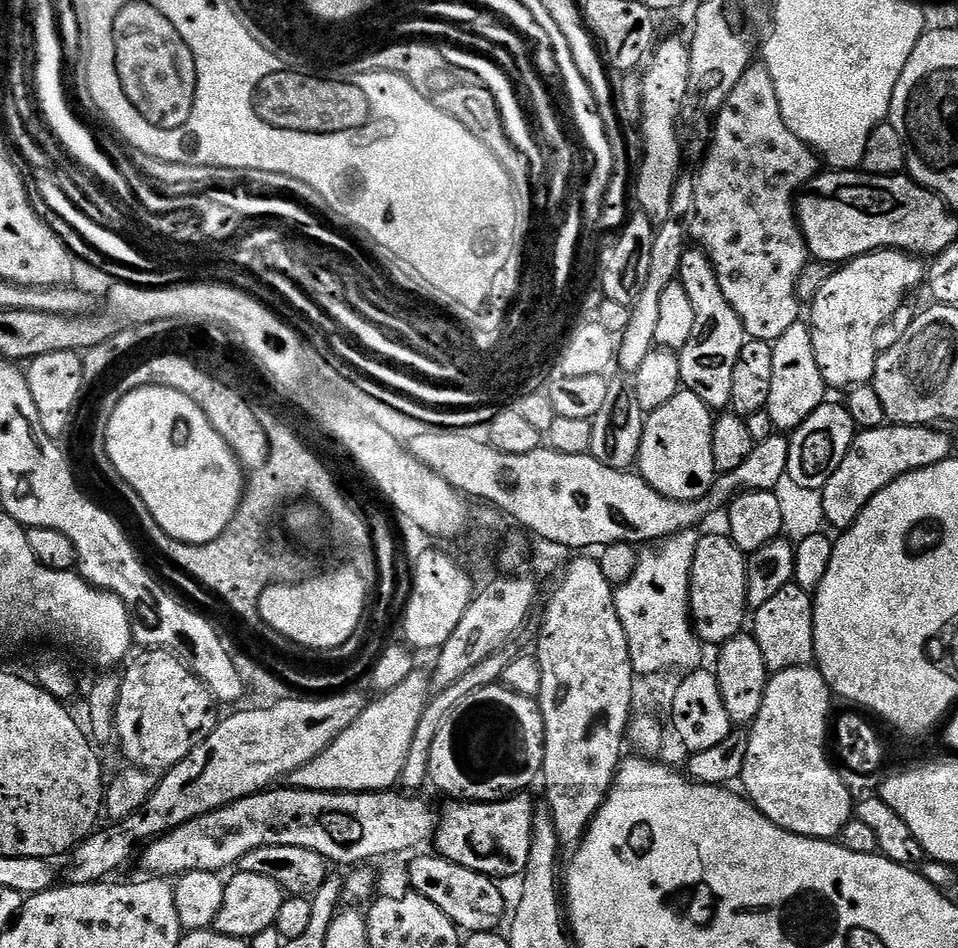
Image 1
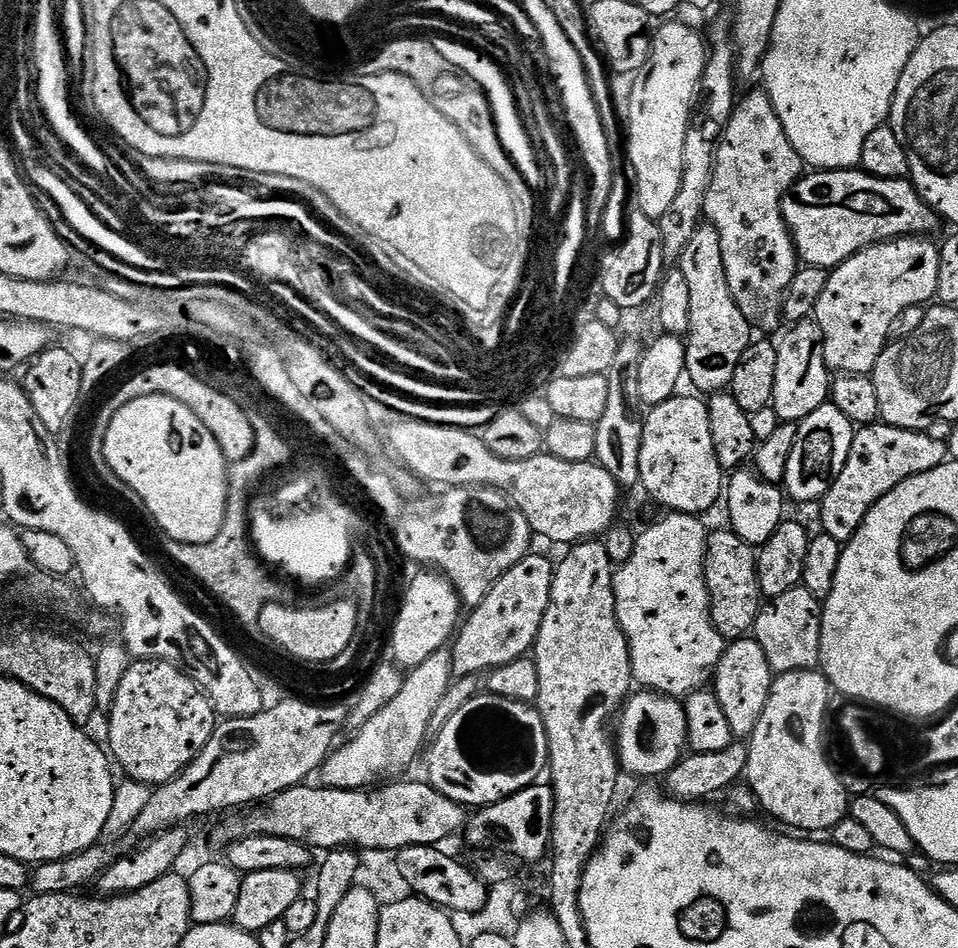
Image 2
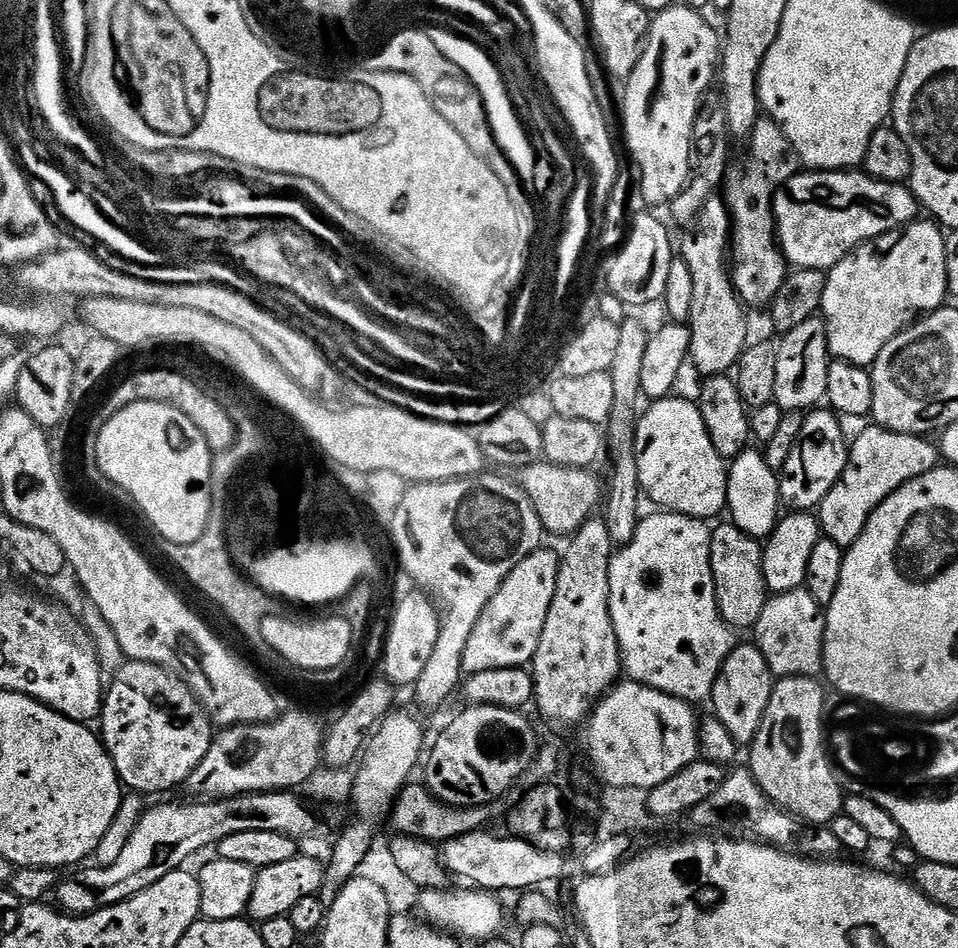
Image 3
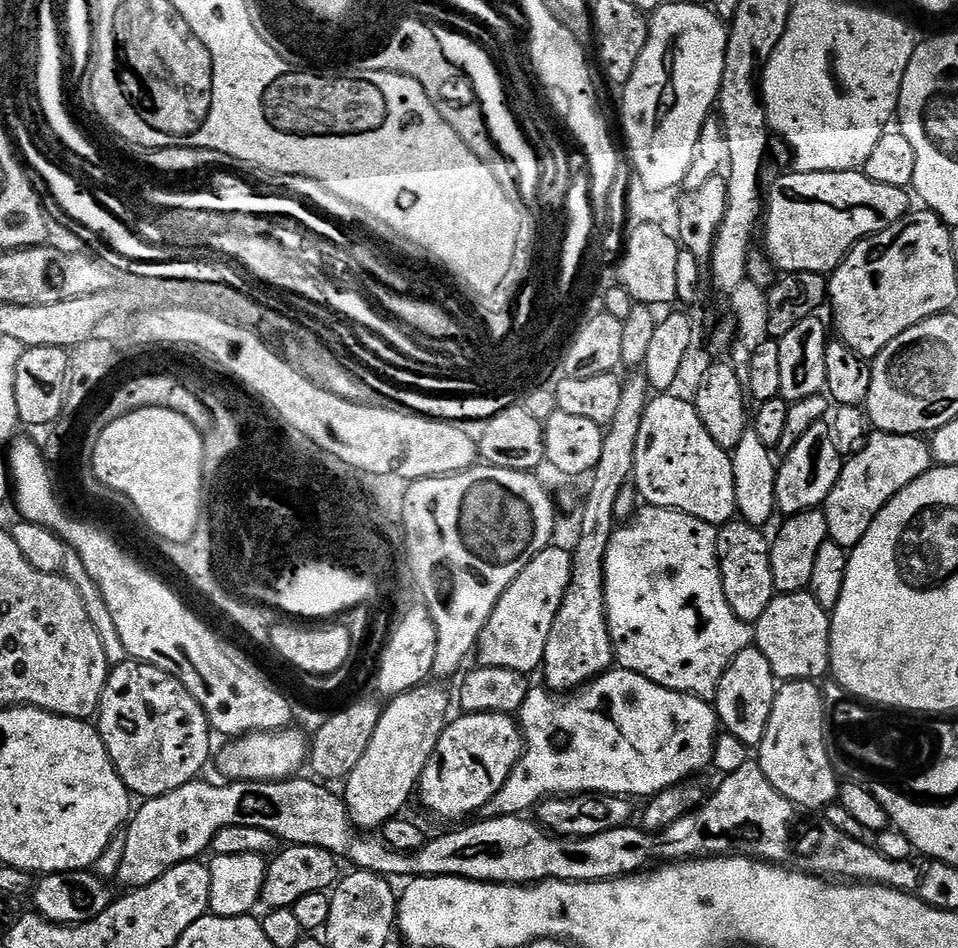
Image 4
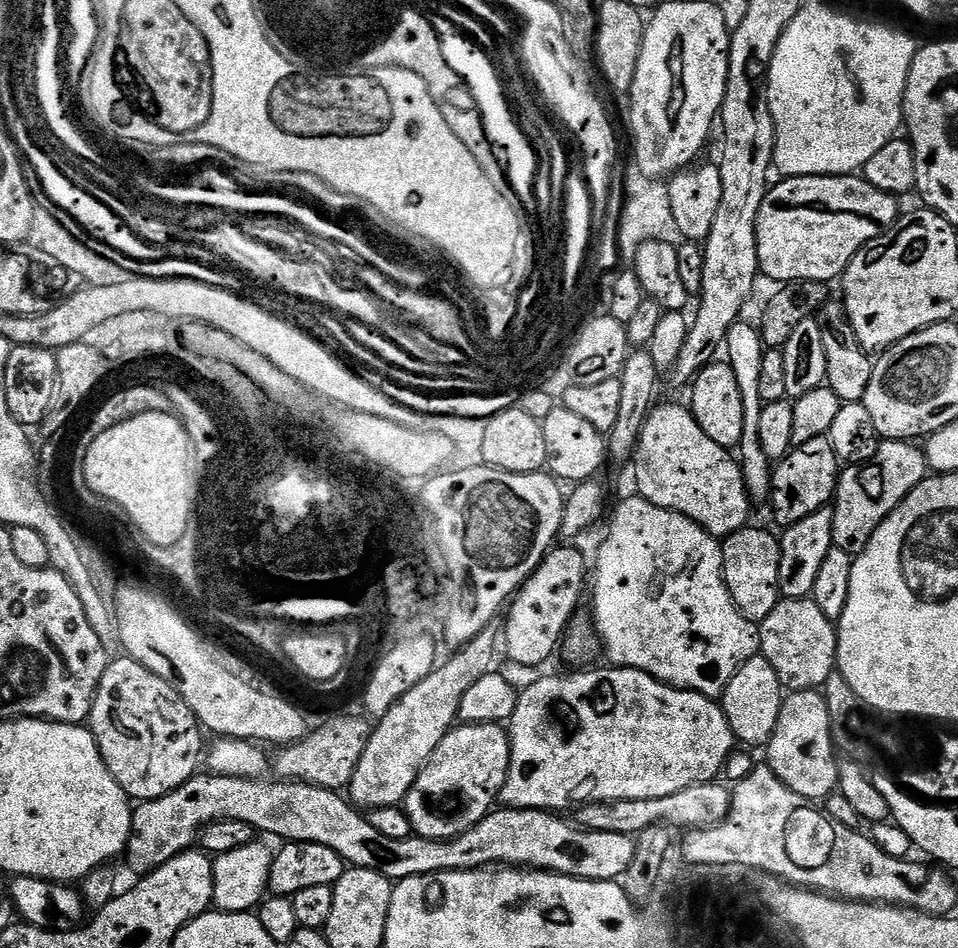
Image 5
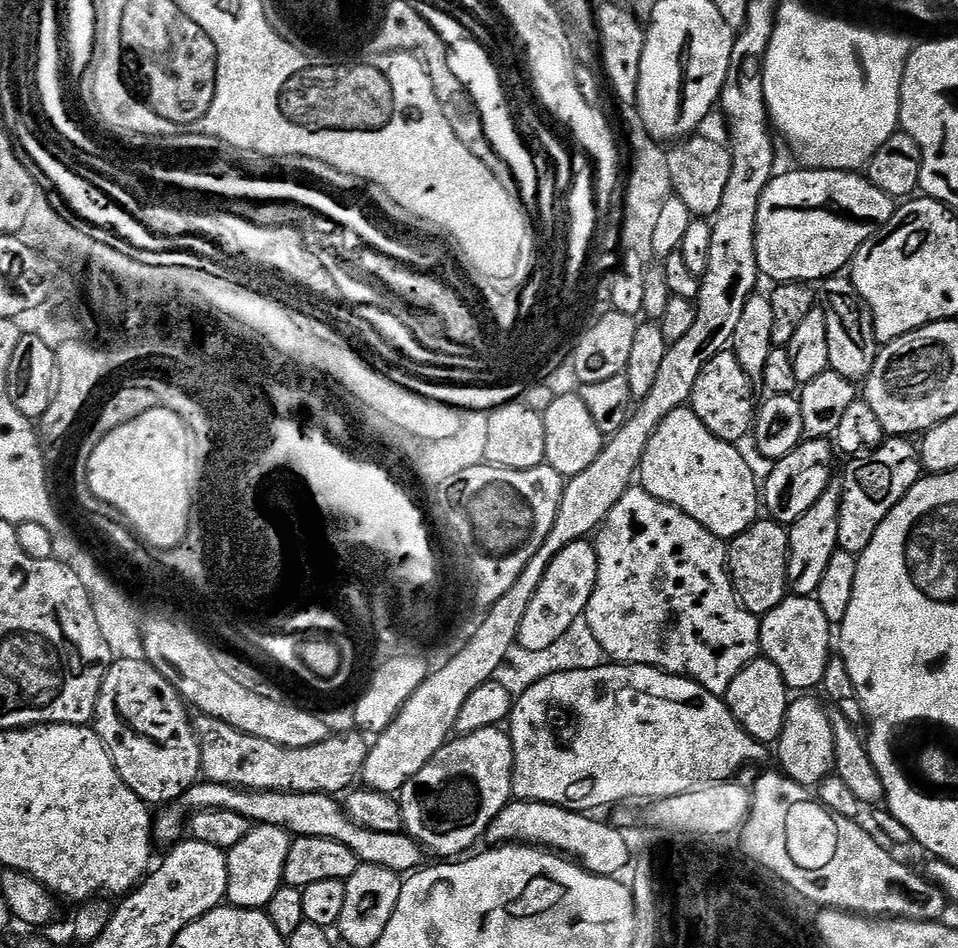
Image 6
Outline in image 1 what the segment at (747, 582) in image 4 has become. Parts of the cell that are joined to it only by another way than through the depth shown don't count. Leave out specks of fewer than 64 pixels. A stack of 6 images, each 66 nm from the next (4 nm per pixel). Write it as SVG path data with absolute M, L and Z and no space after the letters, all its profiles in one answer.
M720 532L701 535L698 550L694 550L694 566L690 570L692 626L701 642L713 646L725 644L730 642L730 638L741 635L750 616L746 598L748 556L731 536Z

